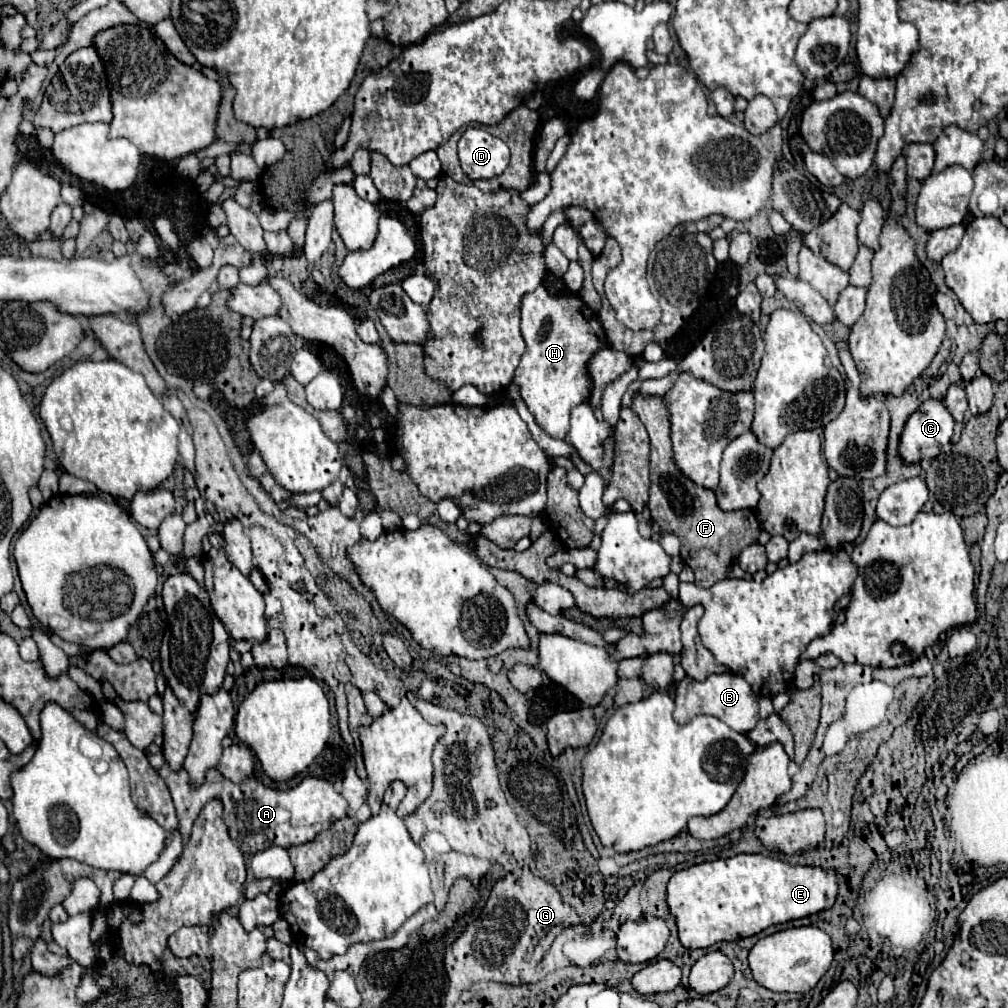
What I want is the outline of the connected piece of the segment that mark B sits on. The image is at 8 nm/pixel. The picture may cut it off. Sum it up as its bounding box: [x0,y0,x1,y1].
[673,673,759,733]

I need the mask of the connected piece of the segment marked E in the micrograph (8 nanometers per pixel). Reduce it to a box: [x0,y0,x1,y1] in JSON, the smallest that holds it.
[667,853,839,949]

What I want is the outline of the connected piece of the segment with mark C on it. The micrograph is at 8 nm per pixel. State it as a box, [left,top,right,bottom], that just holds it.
[899,401,953,463]

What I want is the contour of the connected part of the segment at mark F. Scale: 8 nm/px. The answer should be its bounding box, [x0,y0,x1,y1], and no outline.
[631,391,759,587]

